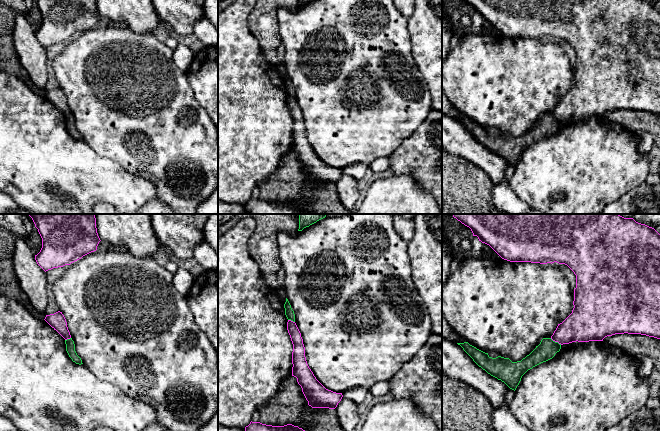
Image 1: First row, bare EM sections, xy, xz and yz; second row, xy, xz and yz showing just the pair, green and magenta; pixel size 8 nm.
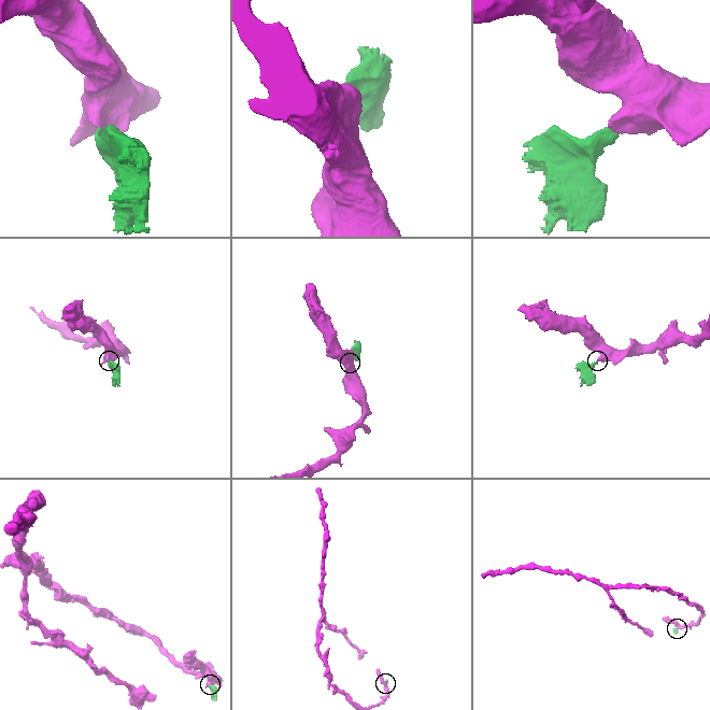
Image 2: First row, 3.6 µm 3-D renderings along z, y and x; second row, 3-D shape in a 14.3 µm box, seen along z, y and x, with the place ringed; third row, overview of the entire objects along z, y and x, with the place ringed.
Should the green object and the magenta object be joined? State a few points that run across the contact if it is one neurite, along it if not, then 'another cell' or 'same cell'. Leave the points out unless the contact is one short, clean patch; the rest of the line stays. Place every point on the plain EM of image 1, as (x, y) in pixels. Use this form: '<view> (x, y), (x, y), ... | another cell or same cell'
yz (550, 114), (561, 120) | another cell

